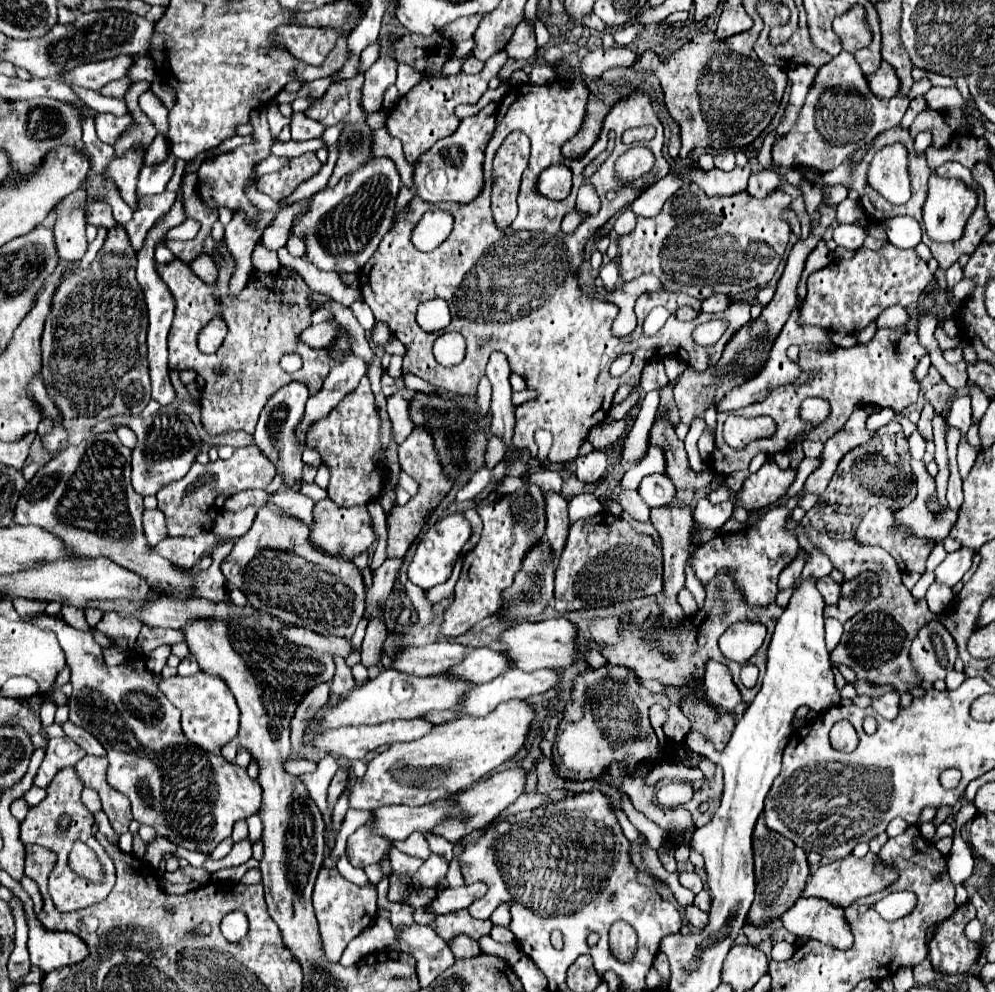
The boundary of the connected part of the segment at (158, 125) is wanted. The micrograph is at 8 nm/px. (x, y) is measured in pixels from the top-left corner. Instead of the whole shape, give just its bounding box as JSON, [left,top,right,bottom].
[139,91,169,135]

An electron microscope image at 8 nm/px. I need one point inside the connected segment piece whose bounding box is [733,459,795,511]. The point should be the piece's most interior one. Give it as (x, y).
(769, 483)

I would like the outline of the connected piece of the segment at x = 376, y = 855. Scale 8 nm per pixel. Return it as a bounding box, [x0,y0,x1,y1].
[347,825,389,867]

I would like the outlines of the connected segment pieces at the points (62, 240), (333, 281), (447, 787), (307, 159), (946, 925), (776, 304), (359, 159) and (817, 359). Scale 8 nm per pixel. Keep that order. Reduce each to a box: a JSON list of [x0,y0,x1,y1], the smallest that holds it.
[[53,189,87,261],[277,247,357,305],[349,699,537,811],[261,153,322,197],[929,903,979,975],[675,201,837,425],[307,75,373,187],[709,315,927,477]]

